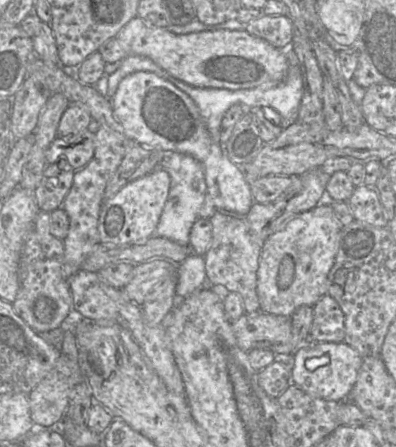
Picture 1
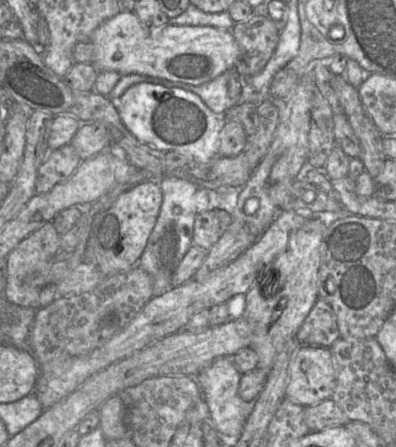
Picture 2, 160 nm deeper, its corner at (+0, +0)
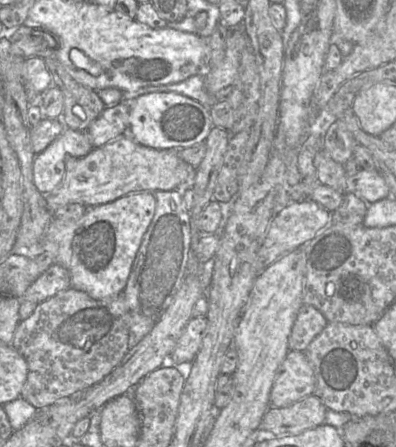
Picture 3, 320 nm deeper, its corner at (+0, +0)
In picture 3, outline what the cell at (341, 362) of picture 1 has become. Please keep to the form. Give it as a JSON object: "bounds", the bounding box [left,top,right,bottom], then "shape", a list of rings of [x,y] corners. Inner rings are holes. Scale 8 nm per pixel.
{"bounds":[270,351,316,407],"shape":[[[289,351],[270,392],[270,406],[284,407],[312,395],[316,379],[304,351]]]}

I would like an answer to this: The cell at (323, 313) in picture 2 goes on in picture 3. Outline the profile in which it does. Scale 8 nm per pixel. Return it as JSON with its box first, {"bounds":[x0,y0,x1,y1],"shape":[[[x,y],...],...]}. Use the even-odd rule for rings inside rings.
{"bounds":[288,305,327,351],"shape":[[[303,305],[297,314],[288,339],[289,350],[305,351],[327,324],[327,319],[319,310],[311,305]]]}

